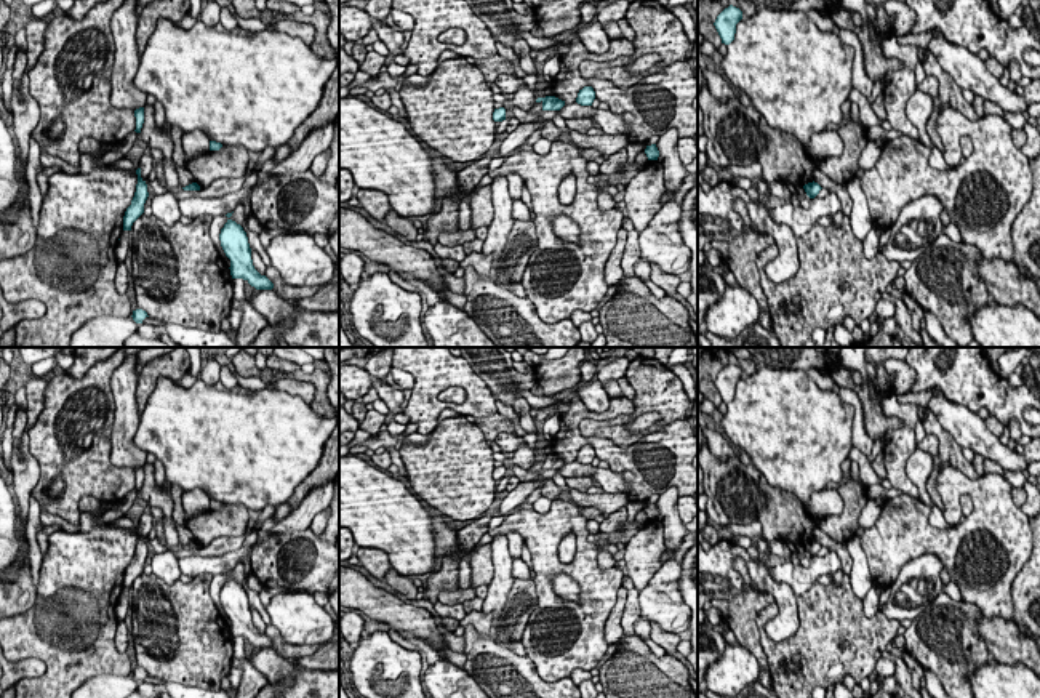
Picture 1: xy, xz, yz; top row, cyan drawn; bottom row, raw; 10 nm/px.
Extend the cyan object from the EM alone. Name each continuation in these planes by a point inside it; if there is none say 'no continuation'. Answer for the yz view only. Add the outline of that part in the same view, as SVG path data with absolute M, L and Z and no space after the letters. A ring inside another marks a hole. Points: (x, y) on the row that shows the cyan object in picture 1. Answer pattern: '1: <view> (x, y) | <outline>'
no continuation

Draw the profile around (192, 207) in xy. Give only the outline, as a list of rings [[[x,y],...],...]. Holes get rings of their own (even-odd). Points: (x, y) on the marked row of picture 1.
[[[242,187],[237,192],[226,194],[222,197],[200,199],[189,197],[179,200],[181,215],[189,219],[197,219],[198,216],[226,216],[232,213],[238,205],[245,205],[251,199],[253,187]]]

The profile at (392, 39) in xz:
[[[373,21],[373,29],[378,32],[379,40],[387,46],[390,53],[403,54],[400,46],[403,45],[403,32],[394,30],[387,22]]]

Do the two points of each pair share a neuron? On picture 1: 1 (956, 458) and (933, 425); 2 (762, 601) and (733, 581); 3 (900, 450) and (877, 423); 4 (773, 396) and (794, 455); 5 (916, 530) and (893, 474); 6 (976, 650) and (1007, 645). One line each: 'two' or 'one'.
1: one
2: two
3: two
4: one
5: two
6: two

